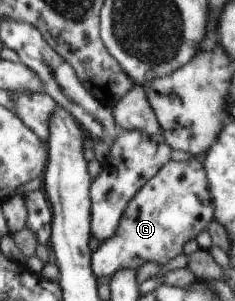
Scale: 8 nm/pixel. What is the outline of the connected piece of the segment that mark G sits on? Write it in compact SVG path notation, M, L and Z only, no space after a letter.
M192 157L190 161L171 160L165 167L161 167L157 175L147 181L146 185L143 185L130 199L115 235L111 239L103 241L97 251L91 254L91 269L98 278L115 275L121 269L138 271L138 267L147 262L156 262L162 267L183 253L183 247L187 241L195 239L199 233L207 231L209 223L215 221L214 213L215 207L211 201L209 181L207 181L203 160L198 157Z

